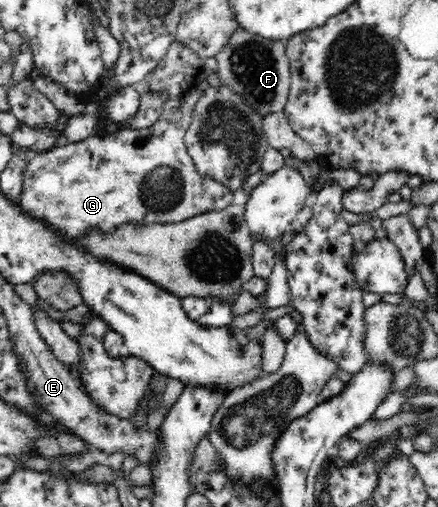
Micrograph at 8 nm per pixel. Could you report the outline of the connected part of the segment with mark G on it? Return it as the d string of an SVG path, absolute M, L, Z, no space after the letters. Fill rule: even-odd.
M173 42L152 71L151 80L147 82L147 90L167 89L169 93L169 102L157 124L153 124L151 128L130 131L125 128L105 130L85 140L69 142L51 151L31 155L22 170L22 192L17 202L22 214L67 237L82 237L97 229L112 231L115 225L125 221L135 224L174 223L231 204L233 193L195 170L184 143L196 102L209 88L205 83L208 69L204 64L202 58Z

